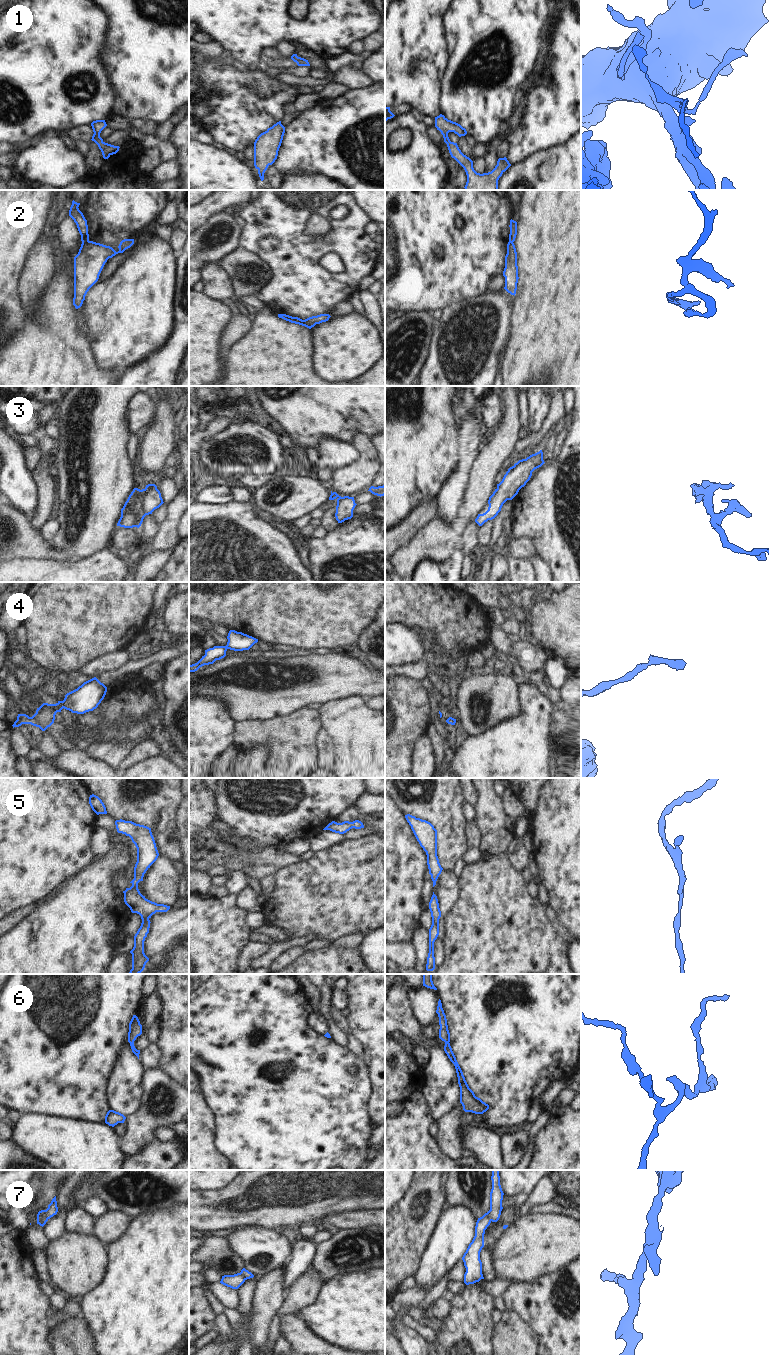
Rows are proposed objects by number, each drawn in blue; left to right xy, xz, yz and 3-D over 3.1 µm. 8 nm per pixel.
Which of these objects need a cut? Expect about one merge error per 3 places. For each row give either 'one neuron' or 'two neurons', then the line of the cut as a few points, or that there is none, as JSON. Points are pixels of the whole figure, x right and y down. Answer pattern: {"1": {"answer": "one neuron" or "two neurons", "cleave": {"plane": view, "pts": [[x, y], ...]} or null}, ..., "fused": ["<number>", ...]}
{"1": {"answer": "one neuron", "cleave": null}, "2": {"answer": "one neuron", "cleave": null}, "3": {"answer": "one neuron", "cleave": null}, "4": {"answer": "one neuron", "cleave": null}, "5": {"answer": "one neuron", "cleave": null}, "6": {"answer": "one neuron", "cleave": null}, "7": {"answer": "two neurons", "cleave": {"plane": "xy", "pts": [[45, 1210], [44, 1216], [37, 1223]]}}, "fused": ["7"]}

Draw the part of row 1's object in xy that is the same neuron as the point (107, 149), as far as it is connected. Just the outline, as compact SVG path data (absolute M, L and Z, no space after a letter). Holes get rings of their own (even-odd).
M96 120L91 123L93 129L92 141L94 141L102 152L103 158L108 159L111 155L116 154L119 151L119 146L114 146L105 143L100 137L101 131L107 126L105 120Z

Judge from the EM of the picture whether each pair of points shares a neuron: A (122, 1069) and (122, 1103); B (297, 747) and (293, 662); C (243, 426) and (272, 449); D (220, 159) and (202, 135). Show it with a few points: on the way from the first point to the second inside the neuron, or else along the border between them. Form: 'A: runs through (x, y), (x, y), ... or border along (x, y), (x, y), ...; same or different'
A: runs through (122, 1077), (122, 1095); same
B: border along (307, 706), (288, 715), (279, 715), (272, 718); different
C: runs through (250, 433), (265, 443); same
D: border along (199, 141), (205, 144), (216, 145); different

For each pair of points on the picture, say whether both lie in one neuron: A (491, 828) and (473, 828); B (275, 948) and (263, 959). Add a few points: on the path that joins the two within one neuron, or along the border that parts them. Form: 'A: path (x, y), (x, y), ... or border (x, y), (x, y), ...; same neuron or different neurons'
A: border (475, 819), (480, 830), (479, 847); different neurons
B: path (272, 951), (266, 957); same neuron

